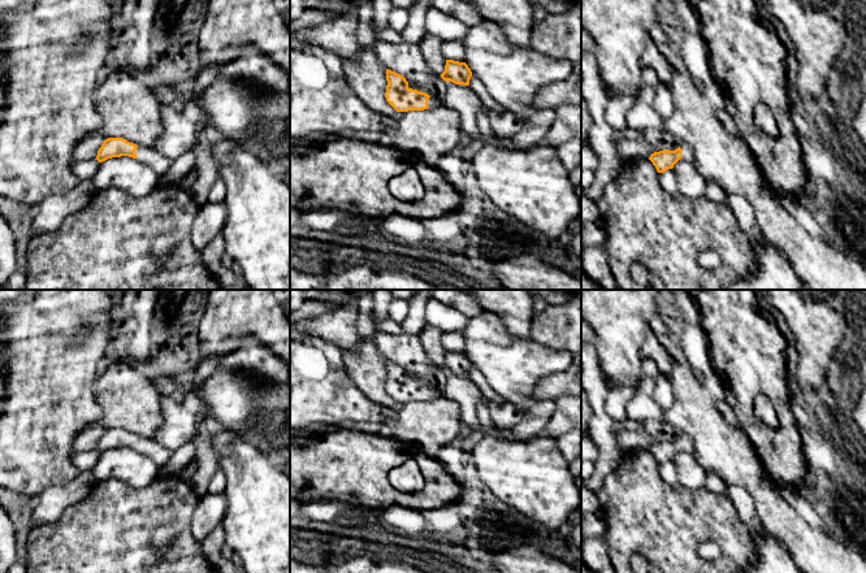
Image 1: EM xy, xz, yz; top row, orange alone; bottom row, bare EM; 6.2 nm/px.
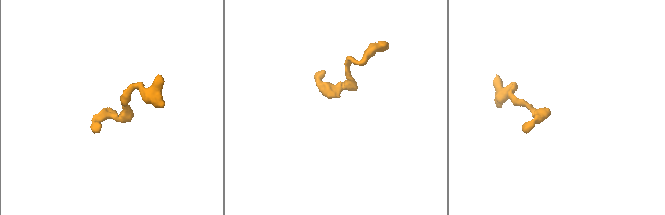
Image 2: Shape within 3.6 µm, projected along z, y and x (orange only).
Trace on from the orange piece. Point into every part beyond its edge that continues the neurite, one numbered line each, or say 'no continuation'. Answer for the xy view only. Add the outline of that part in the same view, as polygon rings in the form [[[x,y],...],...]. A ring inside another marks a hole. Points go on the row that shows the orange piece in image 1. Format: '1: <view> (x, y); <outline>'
1: xy (160, 164); [[[140,146],[137,147],[135,153],[140,162],[150,165],[156,172],[159,179],[165,177],[172,164],[165,156],[155,149]]]

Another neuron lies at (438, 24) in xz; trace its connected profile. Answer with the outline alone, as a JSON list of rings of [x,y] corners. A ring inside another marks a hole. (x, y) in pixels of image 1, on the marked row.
[[[430,8],[425,16],[425,30],[443,42],[463,42],[468,26],[455,17],[451,17],[436,8]]]

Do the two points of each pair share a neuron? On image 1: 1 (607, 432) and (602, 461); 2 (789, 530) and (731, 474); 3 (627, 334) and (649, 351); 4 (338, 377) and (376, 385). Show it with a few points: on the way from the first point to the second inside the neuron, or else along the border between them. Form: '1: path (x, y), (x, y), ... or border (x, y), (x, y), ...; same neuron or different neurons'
1: path (607, 439), (607, 454); same neuron
2: path (775, 513), (767, 500), (748, 481); same neuron
3: border (649, 328), (640, 351); different neurons
4: border (341, 351), (346, 373), (373, 402); different neurons

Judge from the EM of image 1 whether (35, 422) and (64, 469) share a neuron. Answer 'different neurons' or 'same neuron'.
same neuron

